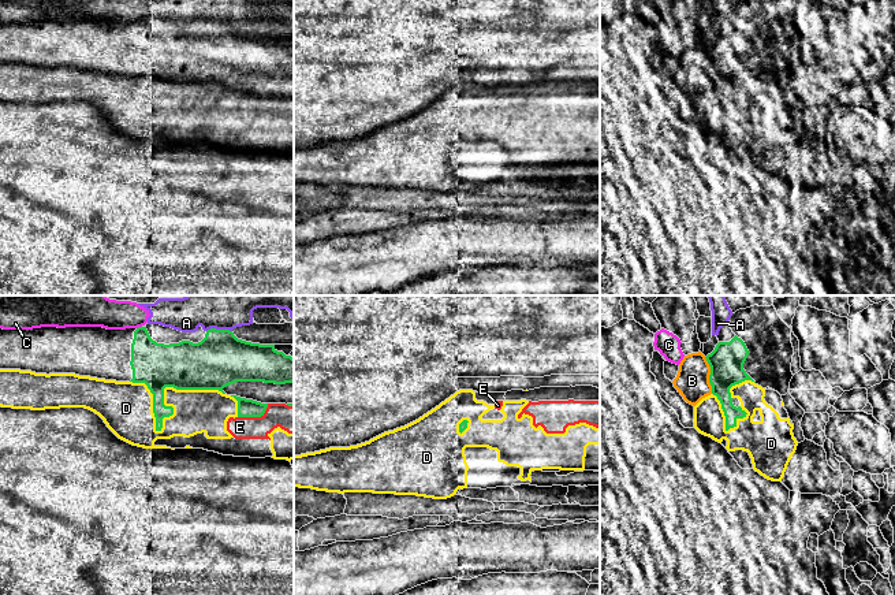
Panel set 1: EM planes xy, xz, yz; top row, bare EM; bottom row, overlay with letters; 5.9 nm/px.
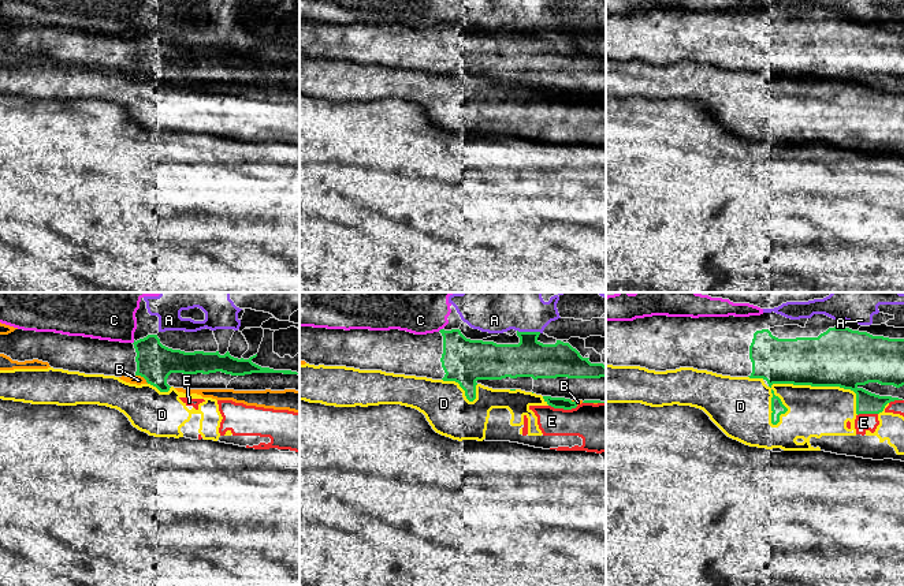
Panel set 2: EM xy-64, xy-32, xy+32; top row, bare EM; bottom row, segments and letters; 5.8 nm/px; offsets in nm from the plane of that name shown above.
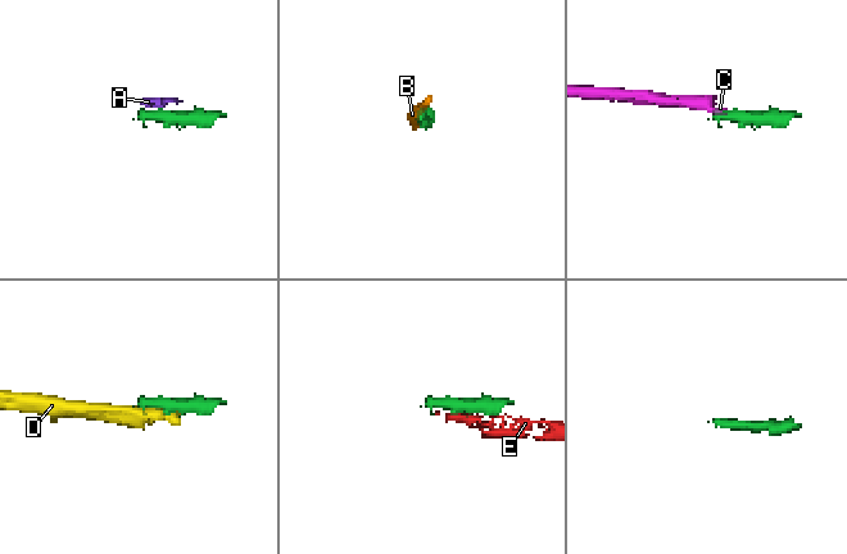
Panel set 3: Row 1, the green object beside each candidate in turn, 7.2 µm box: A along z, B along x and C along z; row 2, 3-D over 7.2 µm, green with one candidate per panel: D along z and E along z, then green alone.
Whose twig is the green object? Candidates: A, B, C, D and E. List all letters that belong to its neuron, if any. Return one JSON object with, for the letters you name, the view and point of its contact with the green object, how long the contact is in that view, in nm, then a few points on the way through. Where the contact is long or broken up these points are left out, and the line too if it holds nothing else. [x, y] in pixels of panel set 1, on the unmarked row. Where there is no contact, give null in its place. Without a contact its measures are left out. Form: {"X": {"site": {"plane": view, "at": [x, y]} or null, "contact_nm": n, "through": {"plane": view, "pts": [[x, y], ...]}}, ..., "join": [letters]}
{"join": []}

